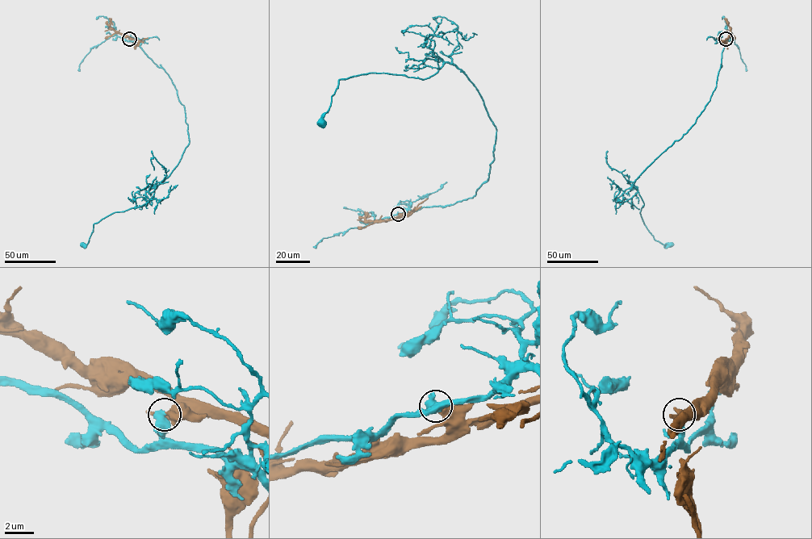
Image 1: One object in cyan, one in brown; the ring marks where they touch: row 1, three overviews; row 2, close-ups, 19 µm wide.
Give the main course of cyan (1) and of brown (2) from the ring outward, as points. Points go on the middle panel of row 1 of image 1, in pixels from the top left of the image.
1: (398, 214), (471, 198), (488, 179), (496, 129), (466, 75), (445, 62), (421, 79), (341, 79), (321, 122)
2: (398, 214), (399, 216), (395, 219), (367, 220), (365, 211)

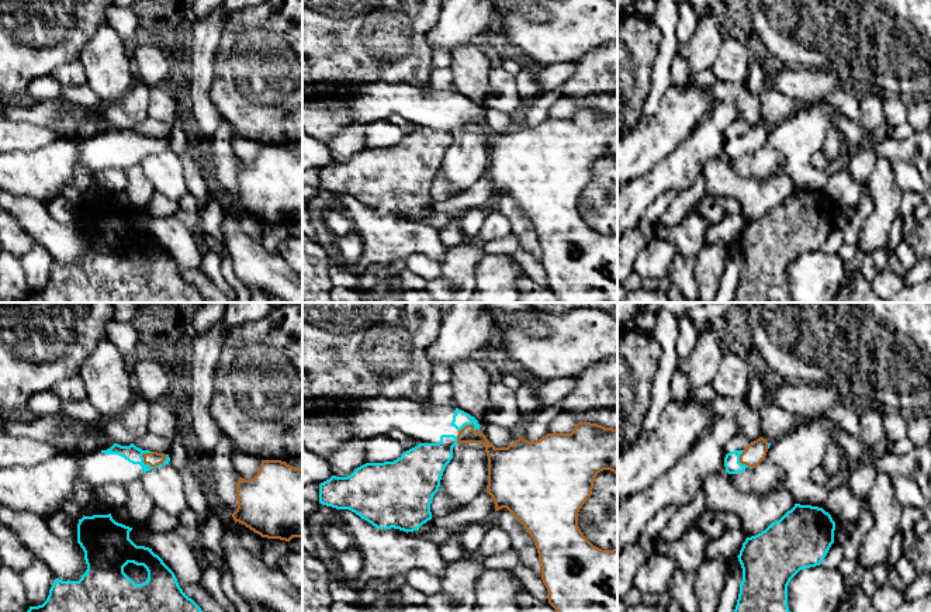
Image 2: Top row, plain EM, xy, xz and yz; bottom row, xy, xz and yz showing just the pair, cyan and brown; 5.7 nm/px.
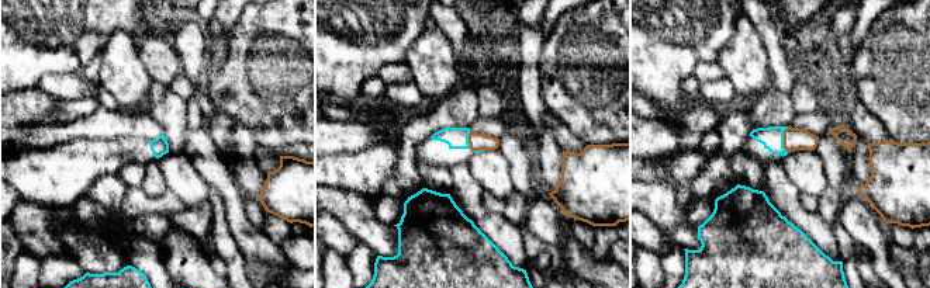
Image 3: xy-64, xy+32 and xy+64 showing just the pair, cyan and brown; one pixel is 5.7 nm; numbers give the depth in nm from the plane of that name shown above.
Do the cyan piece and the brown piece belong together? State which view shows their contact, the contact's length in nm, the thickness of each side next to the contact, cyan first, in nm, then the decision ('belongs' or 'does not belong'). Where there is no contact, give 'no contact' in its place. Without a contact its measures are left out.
meets cyan in xy; contact 160 nm long; 100 nm thick on the cyan side, 90 nm on the other; does not belong

